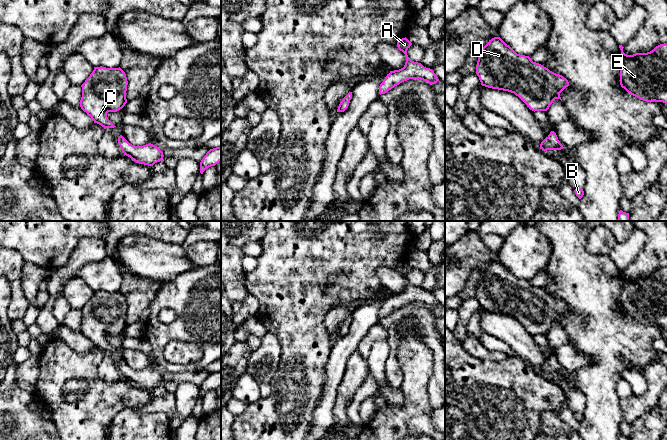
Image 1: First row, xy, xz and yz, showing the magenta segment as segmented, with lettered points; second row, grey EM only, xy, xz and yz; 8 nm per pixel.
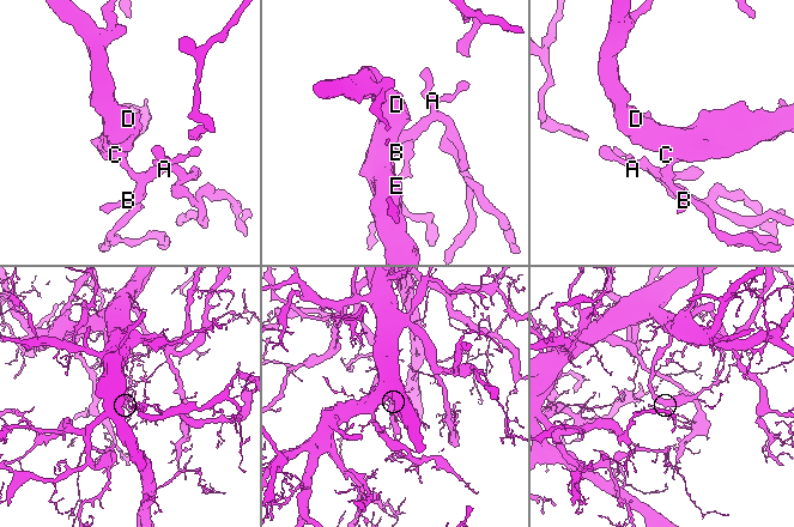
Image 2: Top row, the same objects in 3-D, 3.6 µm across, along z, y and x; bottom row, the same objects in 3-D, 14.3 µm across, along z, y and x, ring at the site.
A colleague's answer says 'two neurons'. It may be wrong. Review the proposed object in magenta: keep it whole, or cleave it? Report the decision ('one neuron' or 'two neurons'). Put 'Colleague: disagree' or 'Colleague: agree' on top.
Colleague: disagree
one neuron

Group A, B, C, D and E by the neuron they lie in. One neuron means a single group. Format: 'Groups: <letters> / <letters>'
Groups: A B C D E

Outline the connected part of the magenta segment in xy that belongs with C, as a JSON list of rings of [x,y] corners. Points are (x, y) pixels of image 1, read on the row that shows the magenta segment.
[[[94,67],[81,85],[81,109],[104,129],[116,126],[108,119],[108,112],[117,112],[127,103],[127,77],[119,68]]]

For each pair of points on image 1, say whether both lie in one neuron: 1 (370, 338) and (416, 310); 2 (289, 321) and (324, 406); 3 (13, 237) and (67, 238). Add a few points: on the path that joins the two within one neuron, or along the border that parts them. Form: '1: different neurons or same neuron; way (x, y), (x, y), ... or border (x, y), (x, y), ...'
1: different neurons; border (378, 322), (386, 329), (387, 338)
2: different neurons; border (325, 373), (323, 388), (314, 409), (313, 418)
3: same neuron; way (26, 237), (54, 237)

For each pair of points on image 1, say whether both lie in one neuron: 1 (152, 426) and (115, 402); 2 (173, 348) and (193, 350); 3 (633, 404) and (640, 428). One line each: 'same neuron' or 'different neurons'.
1: different neurons
2: same neuron
3: different neurons

